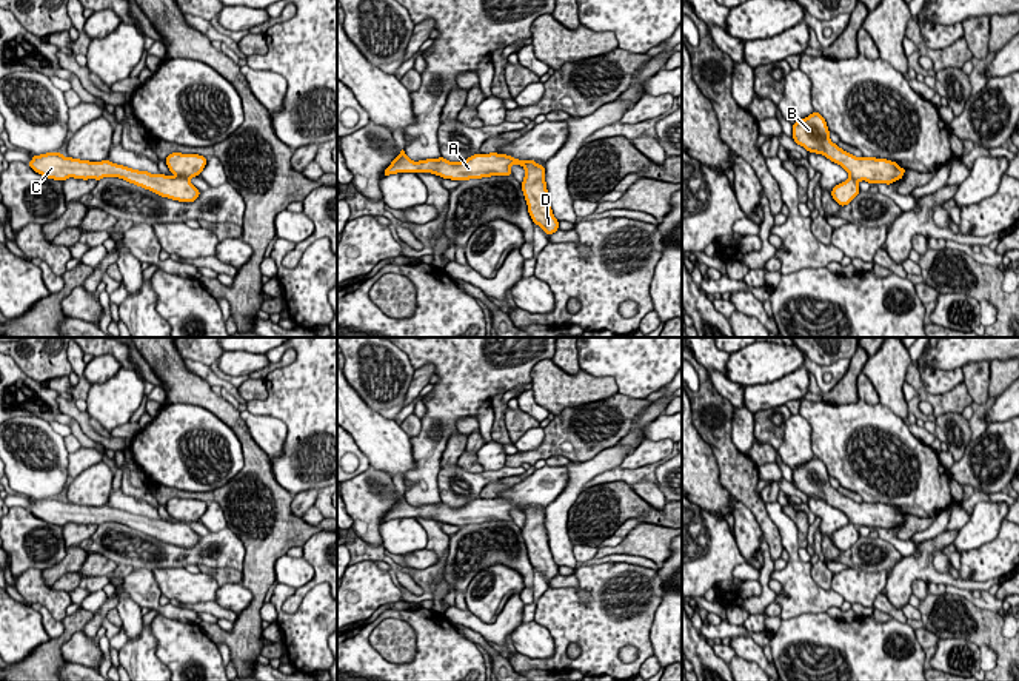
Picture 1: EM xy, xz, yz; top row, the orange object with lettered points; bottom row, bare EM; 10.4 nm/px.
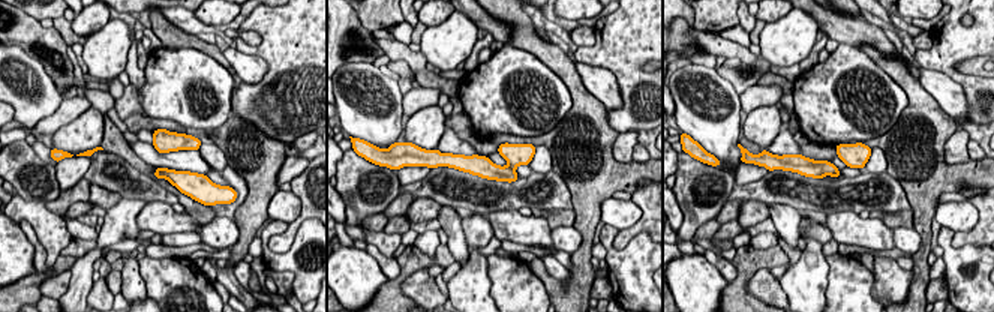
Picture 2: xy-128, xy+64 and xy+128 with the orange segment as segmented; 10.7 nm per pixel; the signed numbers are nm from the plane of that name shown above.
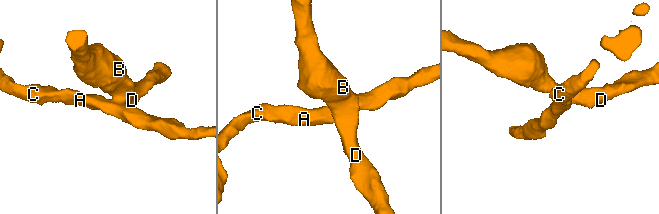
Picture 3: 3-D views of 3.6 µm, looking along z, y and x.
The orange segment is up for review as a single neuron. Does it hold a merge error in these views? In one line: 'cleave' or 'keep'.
cleave

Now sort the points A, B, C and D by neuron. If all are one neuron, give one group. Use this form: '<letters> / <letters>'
A C / B D

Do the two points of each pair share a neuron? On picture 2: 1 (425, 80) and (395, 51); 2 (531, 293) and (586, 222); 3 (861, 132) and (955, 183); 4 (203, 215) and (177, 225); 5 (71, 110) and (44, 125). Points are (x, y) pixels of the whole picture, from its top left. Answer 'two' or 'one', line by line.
1: one
2: two
3: two
4: two
5: one

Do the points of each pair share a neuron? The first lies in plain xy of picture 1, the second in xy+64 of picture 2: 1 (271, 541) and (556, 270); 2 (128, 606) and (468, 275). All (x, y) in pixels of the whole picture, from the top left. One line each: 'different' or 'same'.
1: different
2: different

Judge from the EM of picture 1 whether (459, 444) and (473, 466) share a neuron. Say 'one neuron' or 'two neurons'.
one neuron

